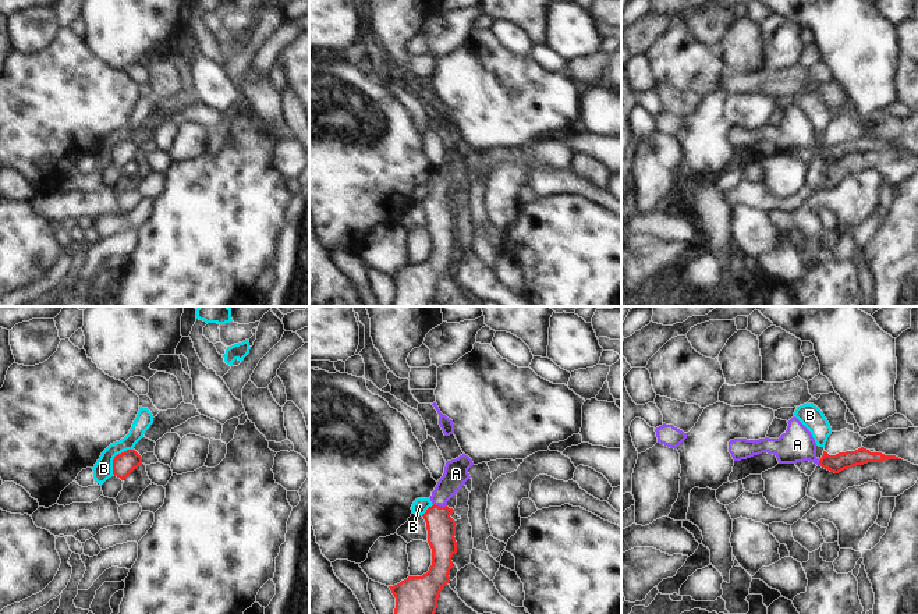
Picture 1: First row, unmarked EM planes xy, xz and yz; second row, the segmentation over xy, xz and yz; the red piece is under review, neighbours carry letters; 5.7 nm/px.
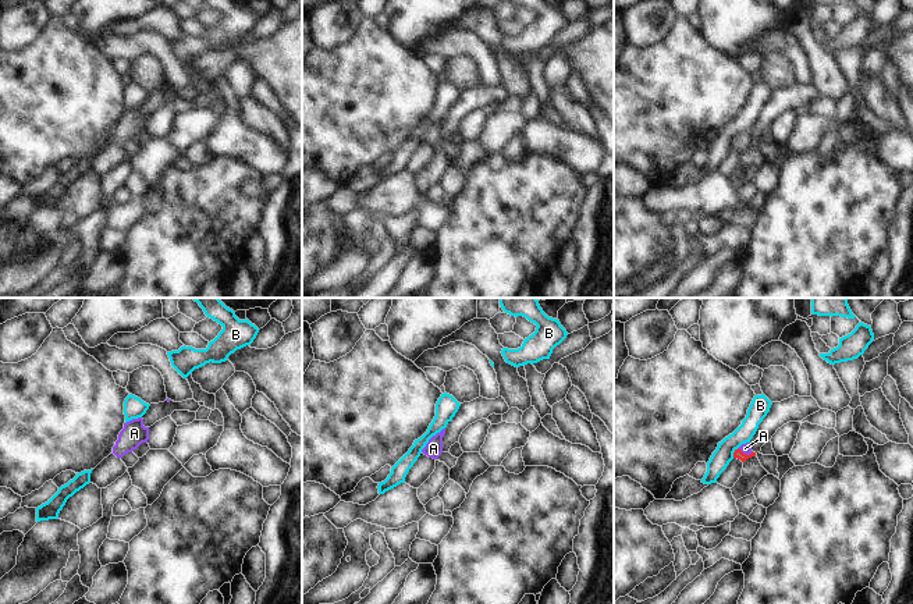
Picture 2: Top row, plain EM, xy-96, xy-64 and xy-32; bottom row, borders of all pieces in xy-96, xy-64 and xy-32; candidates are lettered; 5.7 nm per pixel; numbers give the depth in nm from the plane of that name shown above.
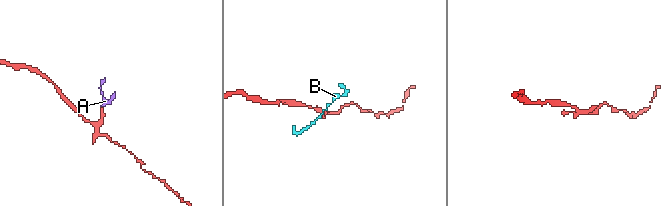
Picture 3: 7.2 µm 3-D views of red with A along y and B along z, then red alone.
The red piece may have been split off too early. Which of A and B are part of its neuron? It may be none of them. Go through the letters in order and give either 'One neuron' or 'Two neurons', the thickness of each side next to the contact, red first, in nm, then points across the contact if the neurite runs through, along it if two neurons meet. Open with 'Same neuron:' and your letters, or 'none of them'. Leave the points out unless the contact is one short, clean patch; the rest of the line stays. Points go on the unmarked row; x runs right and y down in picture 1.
Same neuron: A
A: One neuron. Thickness 170 nm (red) against 140 nm. Path across: xz (440, 215), (440, 195), (440, 183), (456, 162)
B: Two neurons. Thickness 130 nm (red) against 110 nm. Boundary: xy (133, 137), (127, 137), (113, 146), (112, 162)

